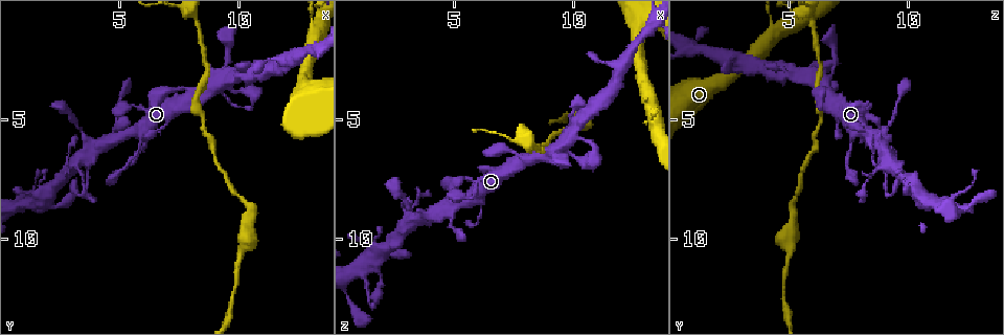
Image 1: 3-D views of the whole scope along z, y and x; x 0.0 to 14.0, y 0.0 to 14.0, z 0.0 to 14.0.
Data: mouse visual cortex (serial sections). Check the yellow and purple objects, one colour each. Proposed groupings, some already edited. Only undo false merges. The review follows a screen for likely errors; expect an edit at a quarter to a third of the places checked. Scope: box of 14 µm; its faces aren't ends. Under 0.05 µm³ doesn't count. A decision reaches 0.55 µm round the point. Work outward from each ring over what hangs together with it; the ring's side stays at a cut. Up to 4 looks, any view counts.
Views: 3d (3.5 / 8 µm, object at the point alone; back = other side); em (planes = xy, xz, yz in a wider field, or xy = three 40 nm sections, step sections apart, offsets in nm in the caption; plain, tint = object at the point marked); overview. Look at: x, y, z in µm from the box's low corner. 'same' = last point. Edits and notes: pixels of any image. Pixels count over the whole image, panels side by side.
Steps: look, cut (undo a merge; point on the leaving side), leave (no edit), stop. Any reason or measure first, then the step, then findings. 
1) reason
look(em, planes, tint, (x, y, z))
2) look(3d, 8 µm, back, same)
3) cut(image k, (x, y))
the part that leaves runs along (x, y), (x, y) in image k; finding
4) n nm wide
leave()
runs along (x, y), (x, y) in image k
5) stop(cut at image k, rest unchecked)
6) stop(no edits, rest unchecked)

thin neck
look(3d, 8 µm, (5.0, 5.6, 8.8))

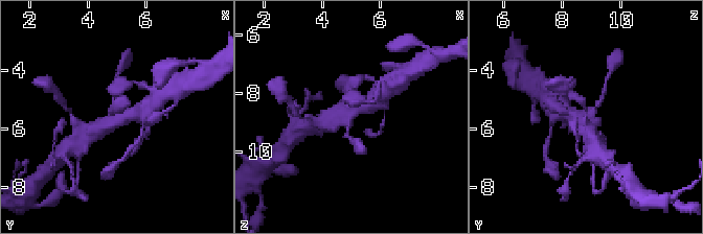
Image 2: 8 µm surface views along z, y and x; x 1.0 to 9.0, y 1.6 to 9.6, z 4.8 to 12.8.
4 arms; arms of 150, 300, 600, 600 nm
look(em, xy, step 2, tint, (5.0, 5.6, 8.7))

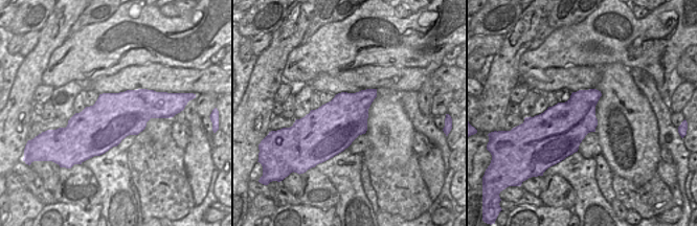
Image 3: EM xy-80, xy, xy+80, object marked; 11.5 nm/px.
leave()
runs along (377, 96), (327, 120) in image 2; continuous, no second cell

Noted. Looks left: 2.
thin neck
look(3d, 3.5 µm, (3.7, 7.5, 9.0))

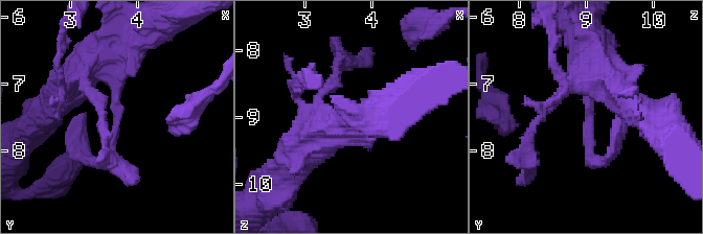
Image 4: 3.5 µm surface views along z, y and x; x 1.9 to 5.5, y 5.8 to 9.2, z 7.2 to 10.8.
look(em, xy, step 3, tint, (3.65, 7.60, 9.10))

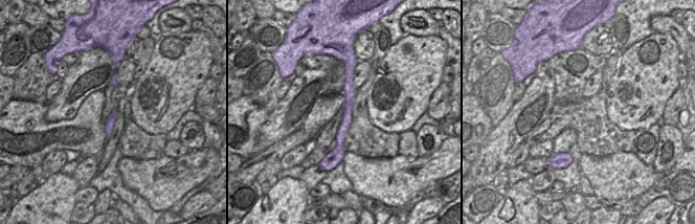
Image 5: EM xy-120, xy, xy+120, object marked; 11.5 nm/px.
cut(image 4, (83, 121))
the part that leaves runs along (589, 111), (594, 162), (606, 162), (616, 137) in image 4; two cells meet here

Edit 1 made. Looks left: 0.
stop(cut at image 4, rest unchecked)

